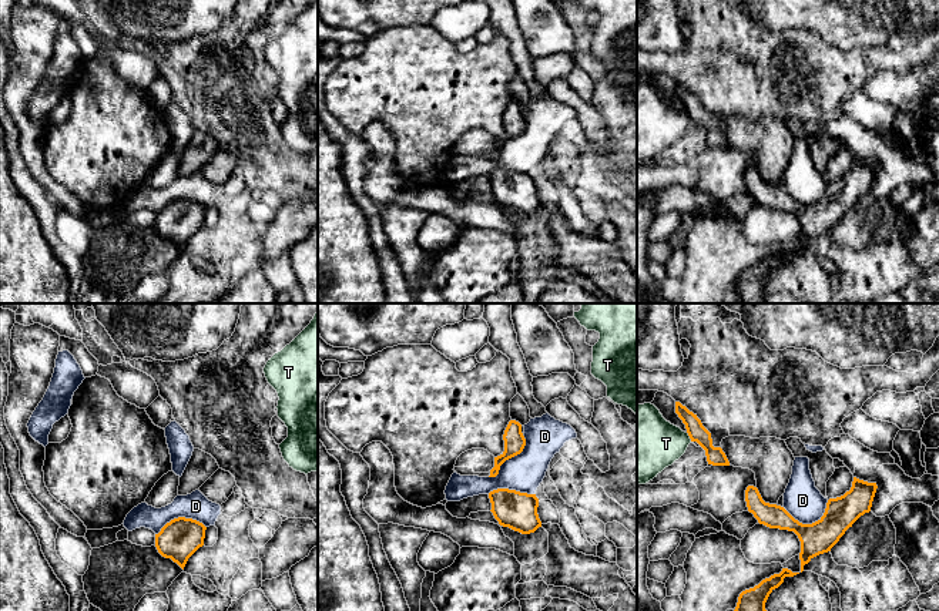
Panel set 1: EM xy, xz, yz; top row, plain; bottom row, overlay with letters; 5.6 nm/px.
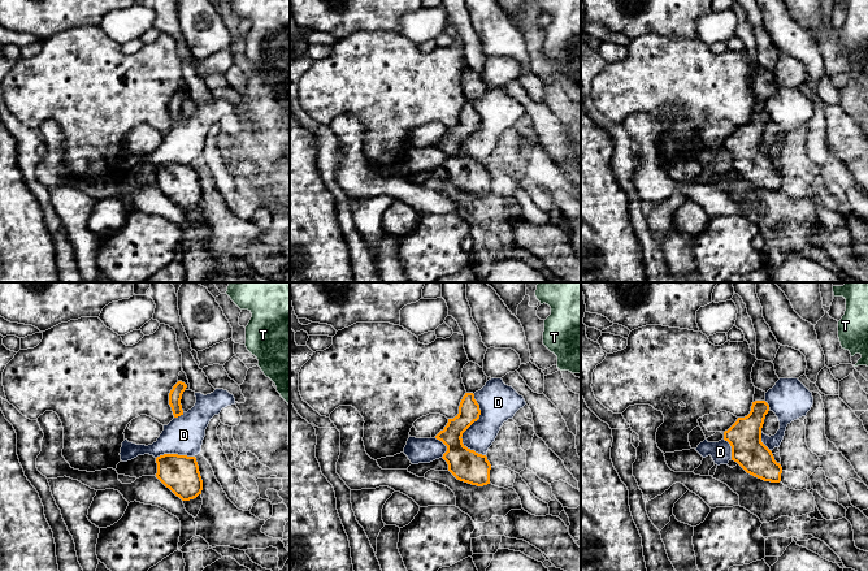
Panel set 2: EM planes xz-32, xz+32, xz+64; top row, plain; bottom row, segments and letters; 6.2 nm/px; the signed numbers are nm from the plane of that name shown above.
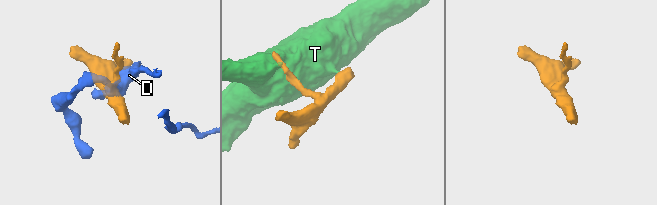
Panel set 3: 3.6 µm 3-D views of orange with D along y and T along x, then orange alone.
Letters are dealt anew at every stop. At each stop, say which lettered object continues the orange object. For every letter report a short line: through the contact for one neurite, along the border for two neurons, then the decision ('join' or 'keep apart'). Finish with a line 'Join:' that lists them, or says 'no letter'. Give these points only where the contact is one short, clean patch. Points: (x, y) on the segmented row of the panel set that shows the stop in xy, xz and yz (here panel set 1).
D: keep apart
T: yz (687, 432), (691, 440) | keep apart
Join: no letter

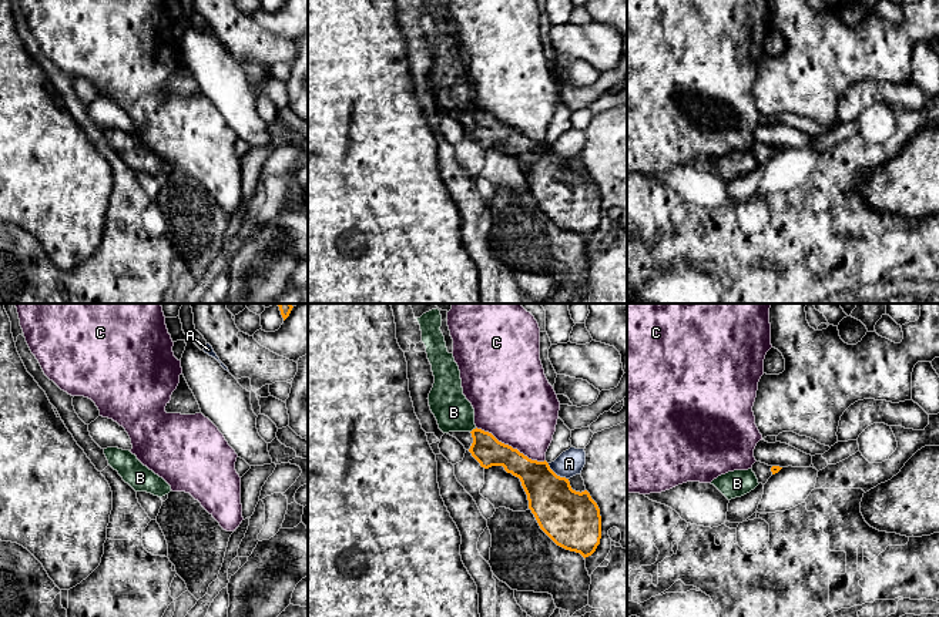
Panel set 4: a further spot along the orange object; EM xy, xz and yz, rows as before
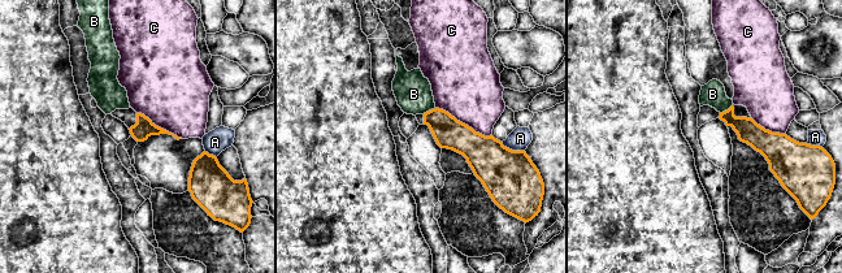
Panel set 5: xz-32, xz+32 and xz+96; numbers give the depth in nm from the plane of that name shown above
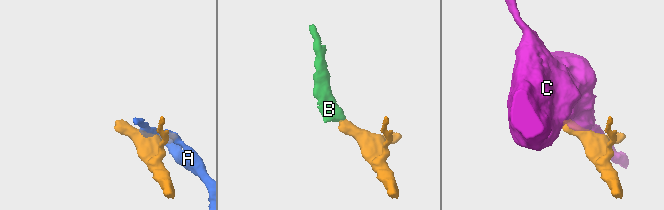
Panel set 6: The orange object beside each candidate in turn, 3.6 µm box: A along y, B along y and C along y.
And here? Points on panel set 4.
A: keep apart
B: xz (486, 449), (473, 429), (453, 412) | join
C: keep apart
Join: B

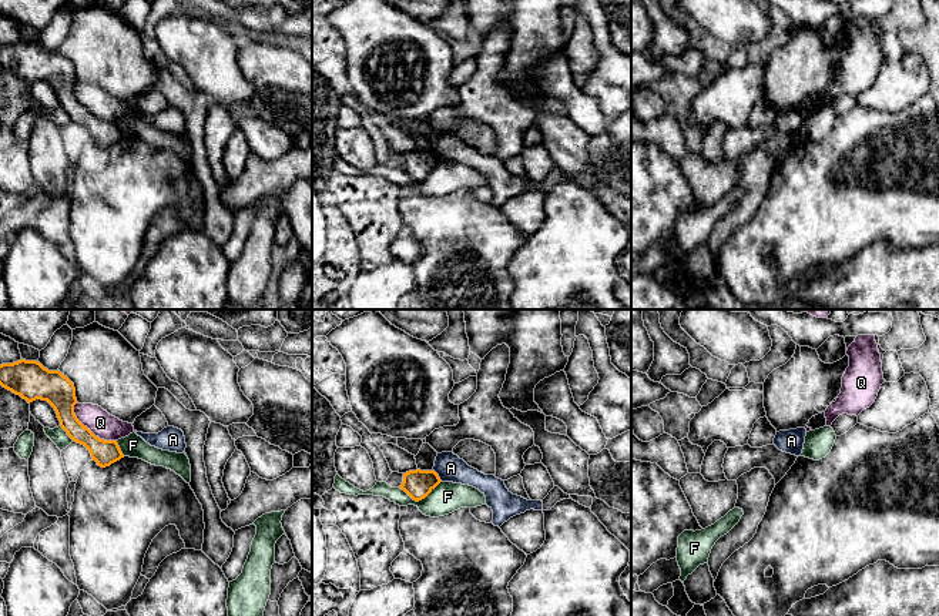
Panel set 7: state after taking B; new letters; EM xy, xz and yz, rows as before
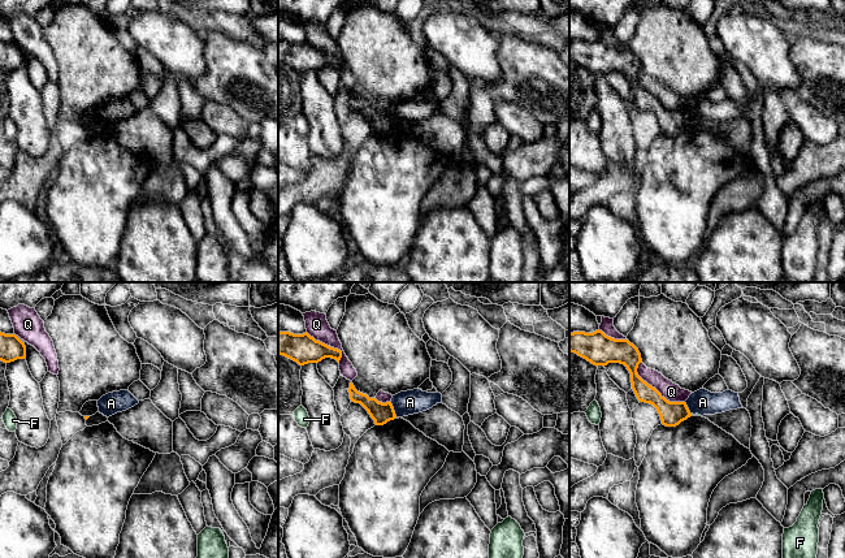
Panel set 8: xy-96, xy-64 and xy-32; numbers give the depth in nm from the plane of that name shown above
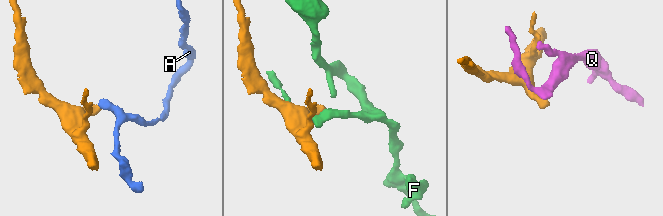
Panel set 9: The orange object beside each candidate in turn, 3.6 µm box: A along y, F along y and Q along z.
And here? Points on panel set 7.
A: xz (433, 469), (442, 481) | keep apart
F: xz (441, 481), (418, 501), (413, 501), (399, 488) | keep apart
Q: keep apart
Join: no letter

